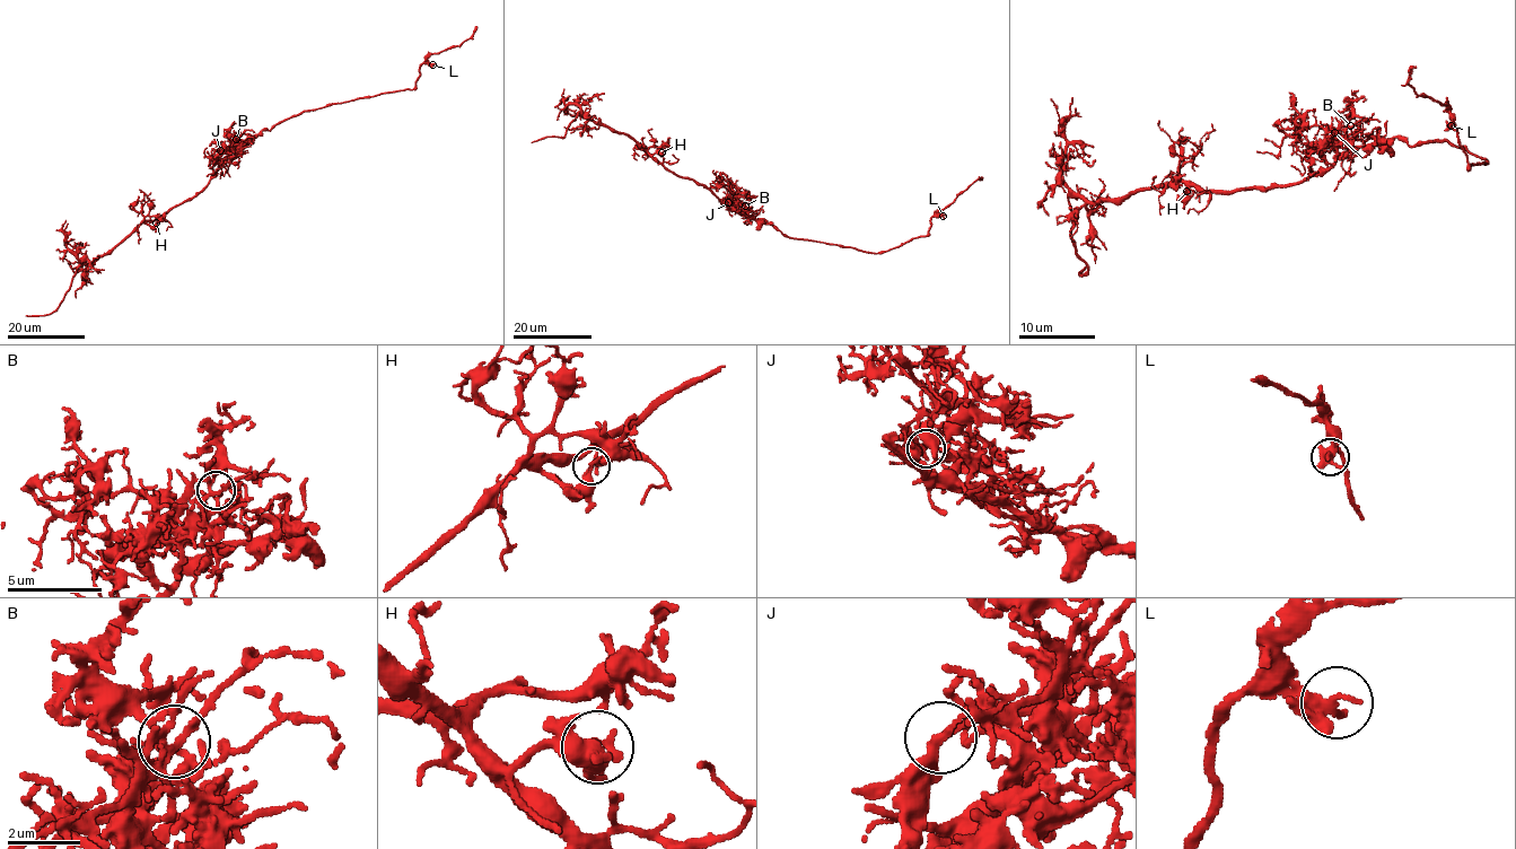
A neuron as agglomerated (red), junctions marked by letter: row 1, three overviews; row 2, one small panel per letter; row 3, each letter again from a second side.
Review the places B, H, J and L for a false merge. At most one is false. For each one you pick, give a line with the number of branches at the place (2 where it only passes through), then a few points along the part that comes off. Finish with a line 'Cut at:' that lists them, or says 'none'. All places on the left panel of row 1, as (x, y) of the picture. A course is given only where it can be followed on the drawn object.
J: 3 branches meet; foreign part runs (220, 150), (231, 147), (228, 158), (224, 148), (212, 142), (209, 146)
Cut at: J

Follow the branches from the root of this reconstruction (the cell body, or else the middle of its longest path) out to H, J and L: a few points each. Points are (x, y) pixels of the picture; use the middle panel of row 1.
H: (743, 215), (728, 208), (706, 187), (669, 172), (663, 163), (662, 152)
J: (743, 215), (738, 200), (728, 202)
L: (743, 215), (770, 222), (791, 237), (876, 253), (926, 236), (931, 218), (943, 216)

